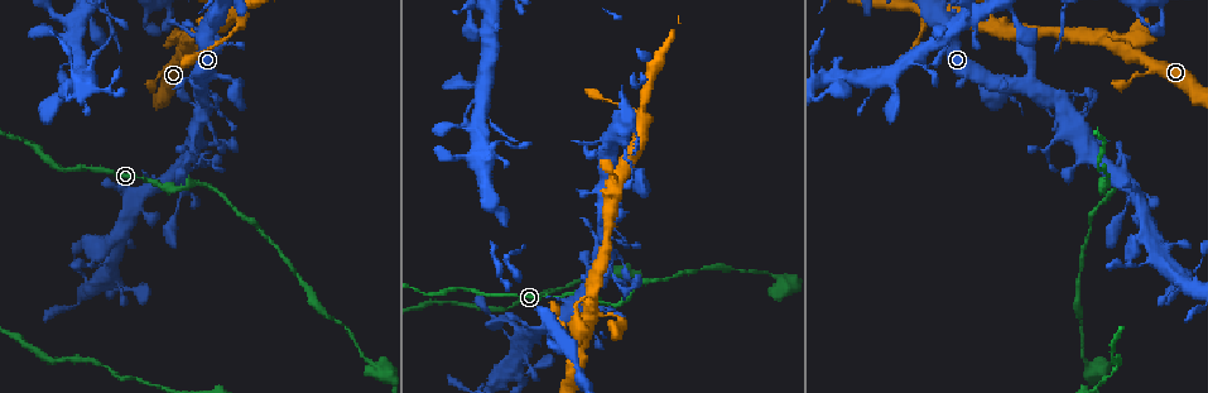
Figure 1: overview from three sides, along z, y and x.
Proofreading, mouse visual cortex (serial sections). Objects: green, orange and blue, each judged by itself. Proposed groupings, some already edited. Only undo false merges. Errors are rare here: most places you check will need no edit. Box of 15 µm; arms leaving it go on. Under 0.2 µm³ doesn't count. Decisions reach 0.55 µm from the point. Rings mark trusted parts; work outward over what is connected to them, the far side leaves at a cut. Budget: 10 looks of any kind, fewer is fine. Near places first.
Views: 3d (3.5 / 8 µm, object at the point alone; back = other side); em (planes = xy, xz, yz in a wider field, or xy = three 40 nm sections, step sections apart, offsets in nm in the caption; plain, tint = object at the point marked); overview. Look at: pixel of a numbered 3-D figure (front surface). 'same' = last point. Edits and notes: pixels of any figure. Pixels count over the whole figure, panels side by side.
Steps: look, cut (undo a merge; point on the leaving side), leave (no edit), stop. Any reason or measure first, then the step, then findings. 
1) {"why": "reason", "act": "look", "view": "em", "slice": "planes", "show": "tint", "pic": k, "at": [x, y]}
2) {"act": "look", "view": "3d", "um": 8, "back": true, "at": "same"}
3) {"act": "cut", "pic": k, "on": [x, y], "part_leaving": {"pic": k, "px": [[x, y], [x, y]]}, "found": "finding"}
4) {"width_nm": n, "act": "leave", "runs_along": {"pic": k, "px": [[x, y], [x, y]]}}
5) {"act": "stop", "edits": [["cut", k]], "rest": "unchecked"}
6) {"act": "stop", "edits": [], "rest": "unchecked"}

{"why": "small branch off a trunk", "act": "look", "view": "3d", "um": 3.5, "pic": 1, "at": [214, 78]}

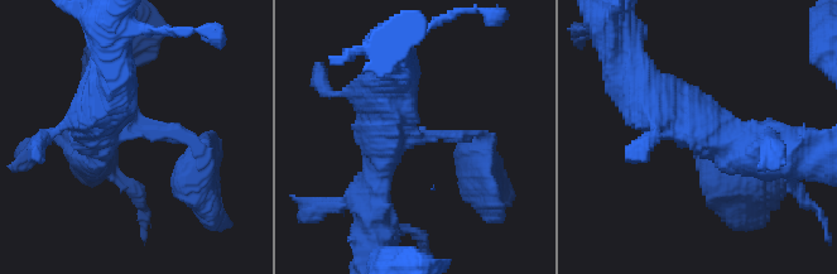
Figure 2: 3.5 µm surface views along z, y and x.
{"act": "leave", "runs_along": {"pic": 2, "px": [[633, 78], [713, 140], [771, 153]]}, "found": "all the same cell"}

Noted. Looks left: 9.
{"why": "three-way junction", "act": "look", "view": "3d", "um": 3.5, "pic": 1, "at": [597, 313]}

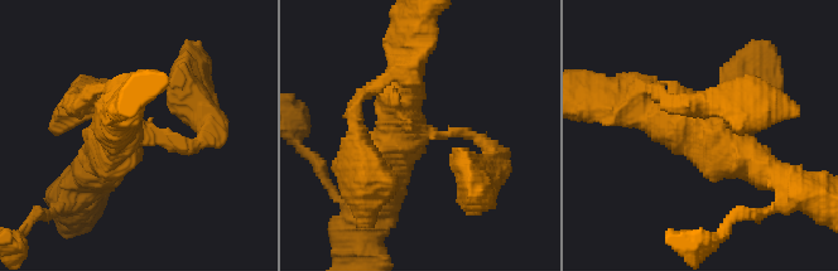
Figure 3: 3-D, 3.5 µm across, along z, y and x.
{"why": "shape alone is not enough", "act": "look", "view": "em", "slice": "xy", "step": 3, "show": "tint", "pic": 3, "at": [418, 135]}

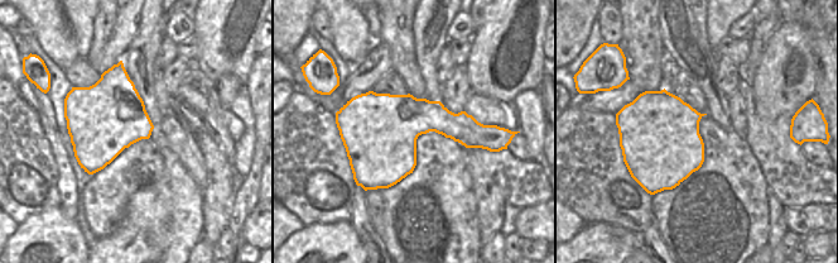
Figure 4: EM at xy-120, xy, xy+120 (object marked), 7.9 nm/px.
{"act": "look", "view": "em", "slice": "xy", "step": 5, "show": "tint", "at": "same"}

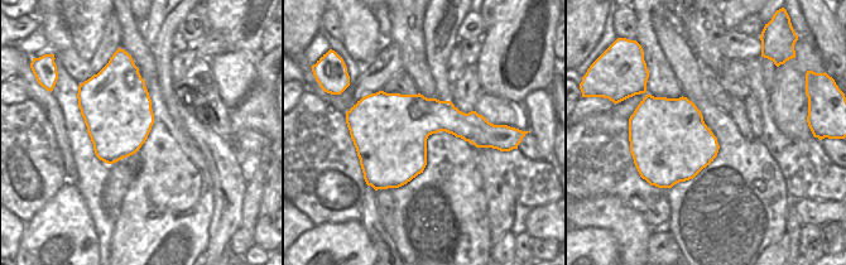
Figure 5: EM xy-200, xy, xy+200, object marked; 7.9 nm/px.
{"width_nm": 550, "act": "leave", "runs_along": {"pic": 3, "px": [[769, 173], [630, 103]]}, "found": "all the same cell"}

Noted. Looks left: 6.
{"why": "three-way junction", "act": "look", "view": "3d", "um": 3.5, "pic": 1, "at": [617, 183]}

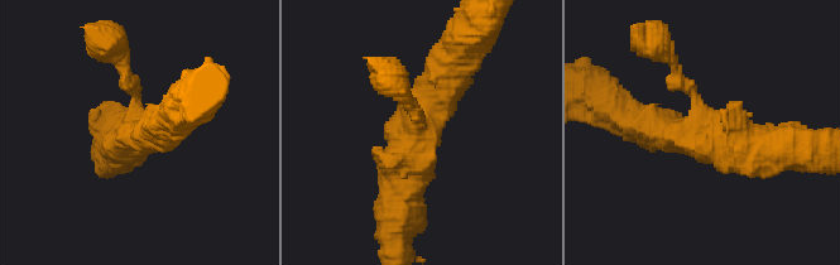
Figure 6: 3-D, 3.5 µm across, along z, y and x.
{"arms": 3, "arm_widths_nm": [150, 500, 500], "why": "now the EM", "act": "look", "view": "em", "slice": "xy", "step": 3, "show": "tint", "pic": 6, "at": [129, 141]}

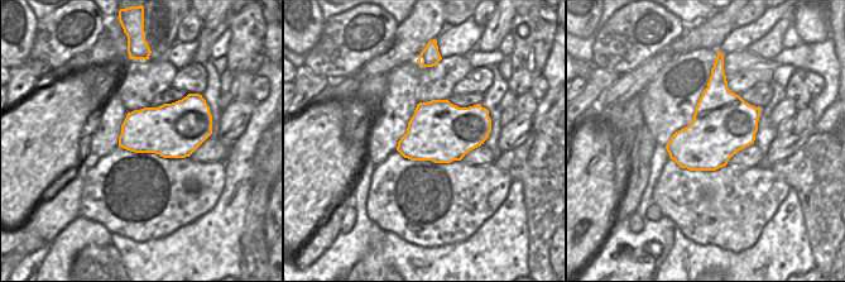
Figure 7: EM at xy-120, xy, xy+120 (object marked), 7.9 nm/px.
{"act": "leave", "runs_along": {"pic": 6, "px": [[394, 206], [417, 119], [452, 64]]}, "found": "continuous, no second cell"}

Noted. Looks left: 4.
{"act": "look", "view": "3d", "um": 3.5, "pic": 1, "at": [175, 184]}

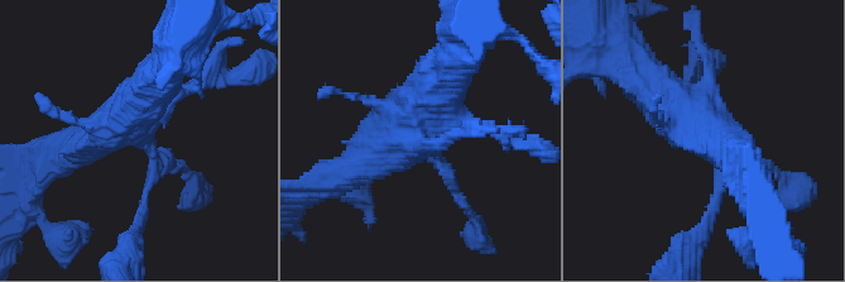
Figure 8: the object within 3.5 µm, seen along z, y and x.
{"act": "look", "view": "em", "slice": "xy", "step": 3, "show": "tint", "pic": 8, "at": [140, 133]}

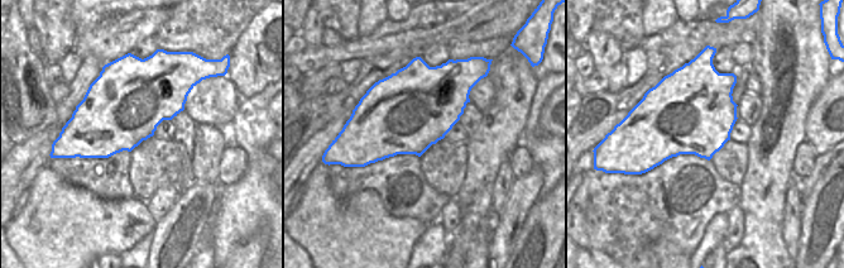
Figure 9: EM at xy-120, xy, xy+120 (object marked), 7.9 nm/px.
{"why": "cut it another way", "act": "look", "view": "em", "slice": "planes", "show": "tint", "at": "same"}

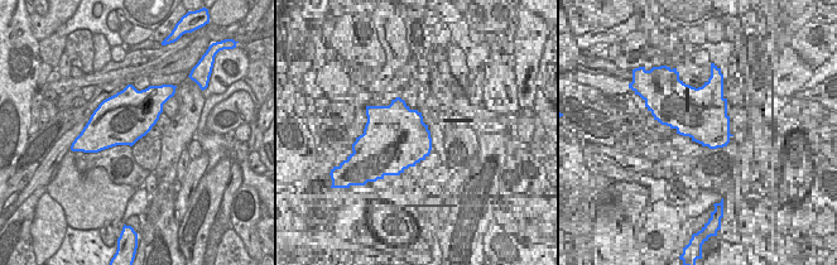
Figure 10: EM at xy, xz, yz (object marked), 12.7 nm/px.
{"act": "leave", "runs_along": {"pic": 8, "px": [[445, 77], [406, 129], [336, 177]]}, "found": "all the same cell"}

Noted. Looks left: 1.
{"act": "stop", "edits": [], "rest": "unchecked"}

